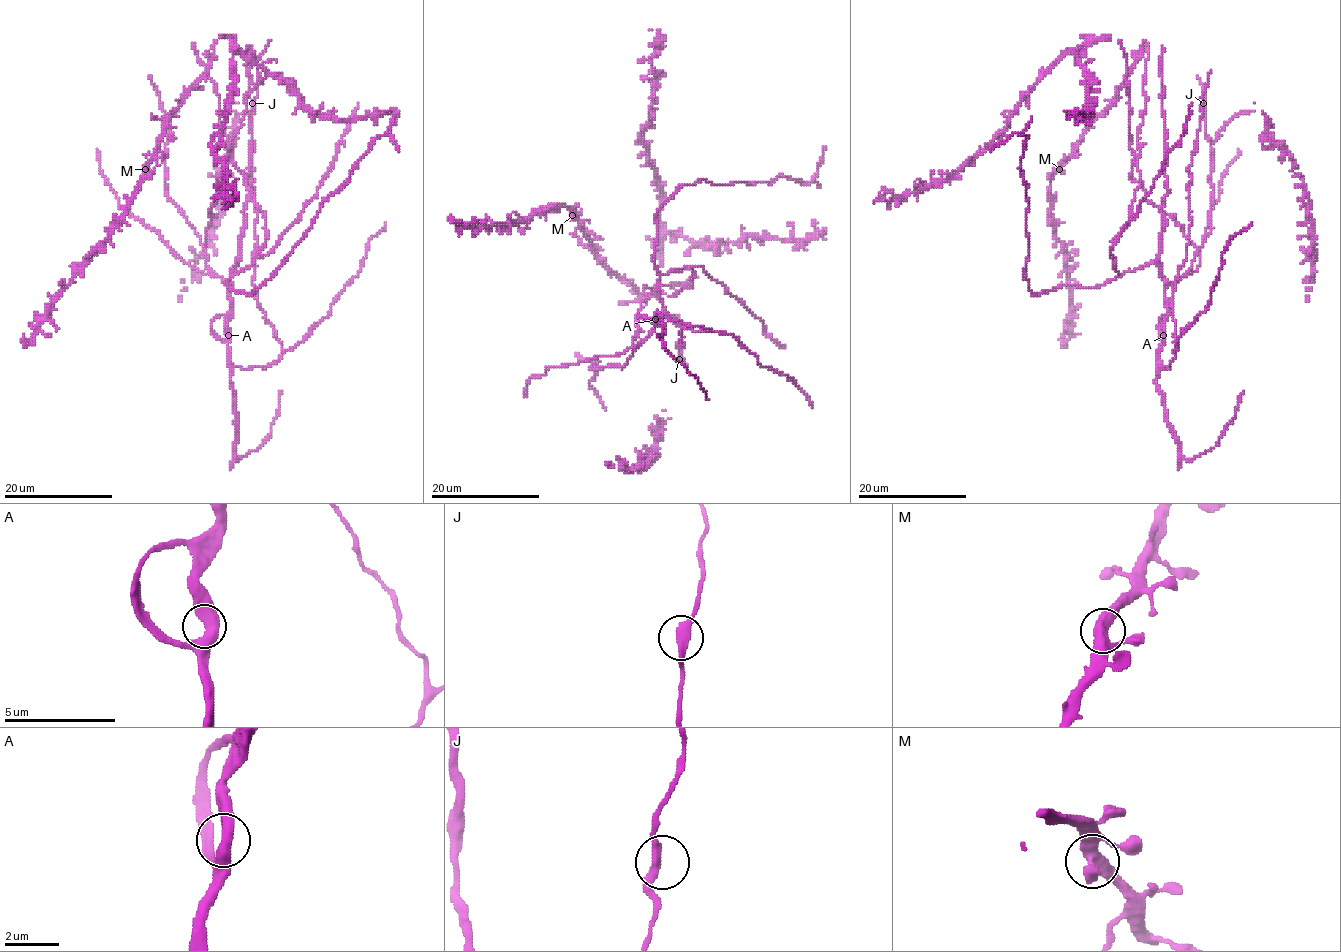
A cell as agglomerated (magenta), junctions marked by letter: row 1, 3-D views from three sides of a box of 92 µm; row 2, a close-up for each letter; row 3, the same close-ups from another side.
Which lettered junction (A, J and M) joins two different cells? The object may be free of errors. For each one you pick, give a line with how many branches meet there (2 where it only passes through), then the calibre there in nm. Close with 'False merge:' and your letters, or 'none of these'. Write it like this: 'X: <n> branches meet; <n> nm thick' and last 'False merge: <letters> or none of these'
False merge: none of these

